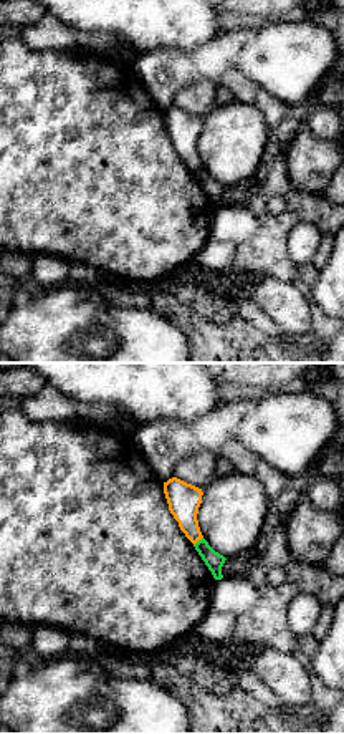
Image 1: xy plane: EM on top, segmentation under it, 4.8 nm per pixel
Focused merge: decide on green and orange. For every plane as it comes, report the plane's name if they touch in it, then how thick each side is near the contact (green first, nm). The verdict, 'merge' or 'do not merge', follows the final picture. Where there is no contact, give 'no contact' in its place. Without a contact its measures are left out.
meets green in xy; 90 nm thick on the green side, 160 nm on the other

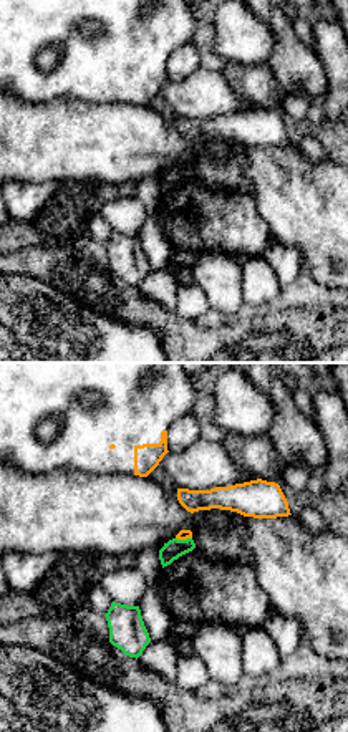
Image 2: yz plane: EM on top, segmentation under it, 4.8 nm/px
meets green in yz; 90 nm thick on the green side, 50 nm on the other

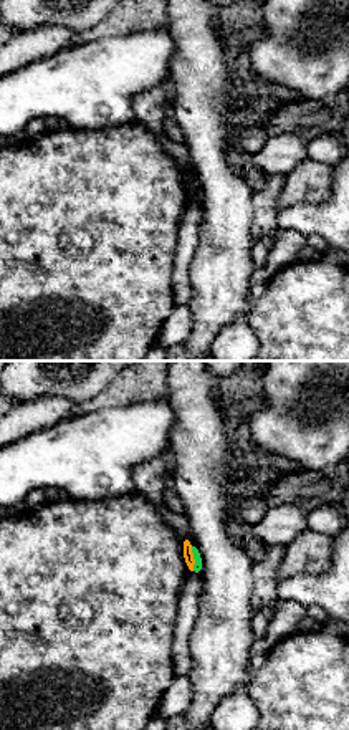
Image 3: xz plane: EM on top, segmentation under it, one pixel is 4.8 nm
meets green in xz; 50 nm thick on the green side, 50 nm on the other

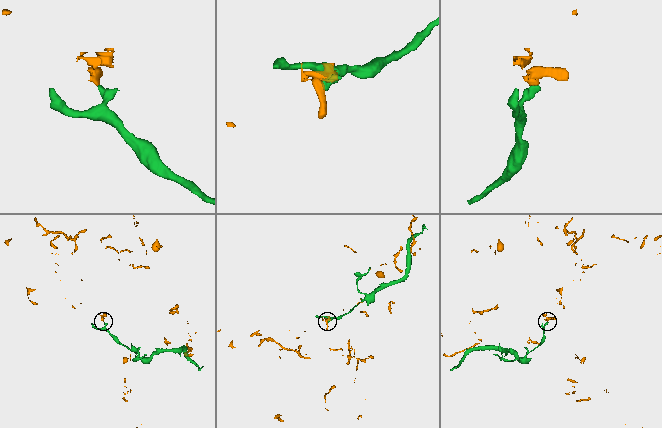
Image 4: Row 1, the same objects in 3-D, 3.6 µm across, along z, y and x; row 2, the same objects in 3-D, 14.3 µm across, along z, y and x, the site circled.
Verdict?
do not merge

